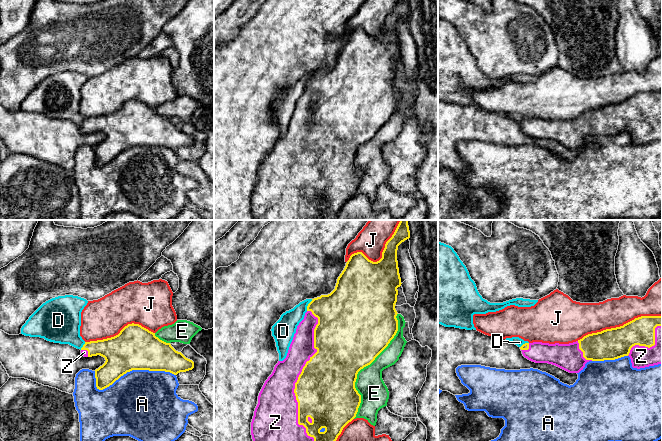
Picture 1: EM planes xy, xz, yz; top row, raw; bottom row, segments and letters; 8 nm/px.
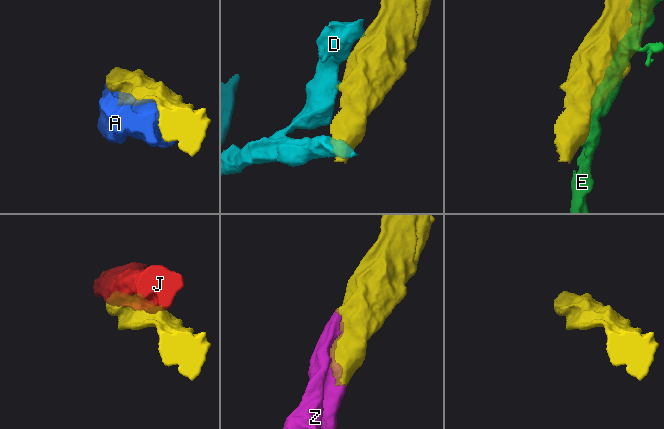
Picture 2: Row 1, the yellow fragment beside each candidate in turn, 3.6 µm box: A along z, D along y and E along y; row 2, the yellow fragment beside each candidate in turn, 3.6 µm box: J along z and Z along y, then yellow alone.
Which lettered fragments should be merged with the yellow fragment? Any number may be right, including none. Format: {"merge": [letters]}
{"merge": ["Z"]}

